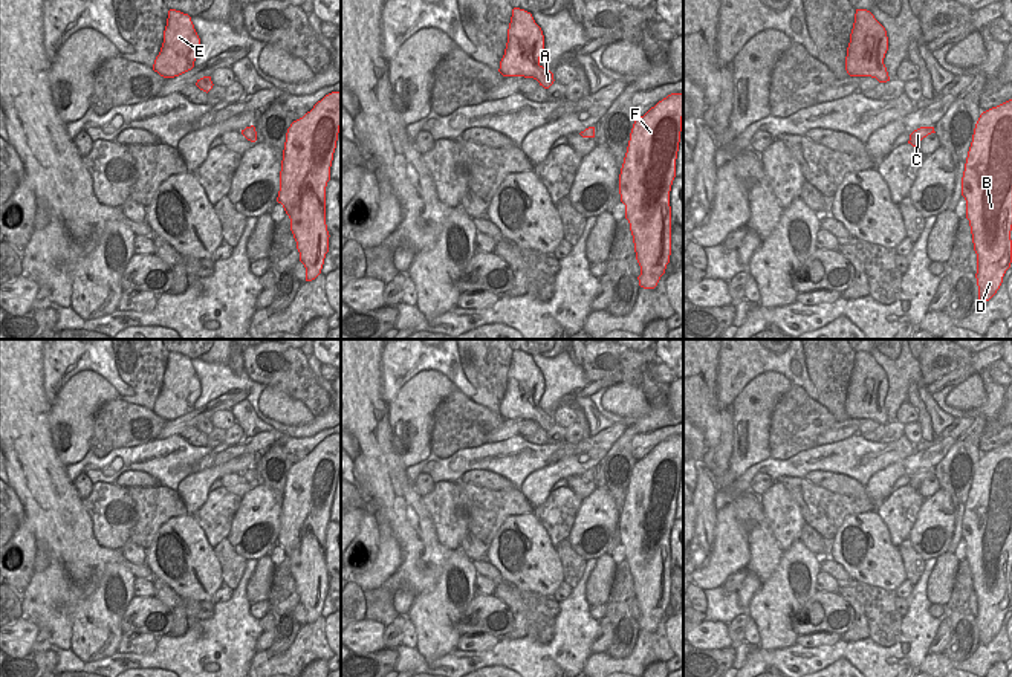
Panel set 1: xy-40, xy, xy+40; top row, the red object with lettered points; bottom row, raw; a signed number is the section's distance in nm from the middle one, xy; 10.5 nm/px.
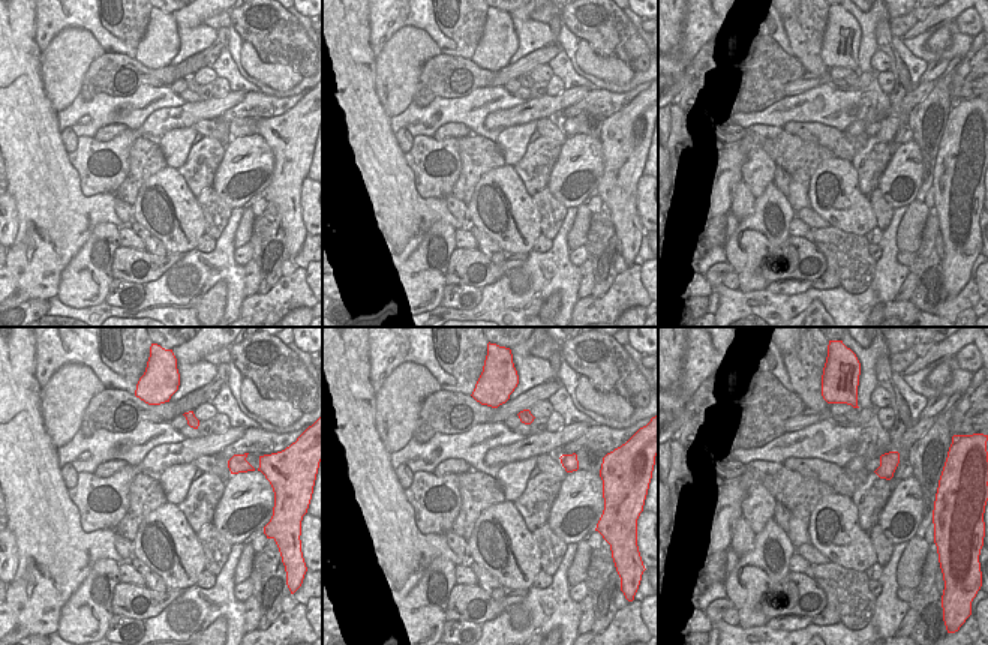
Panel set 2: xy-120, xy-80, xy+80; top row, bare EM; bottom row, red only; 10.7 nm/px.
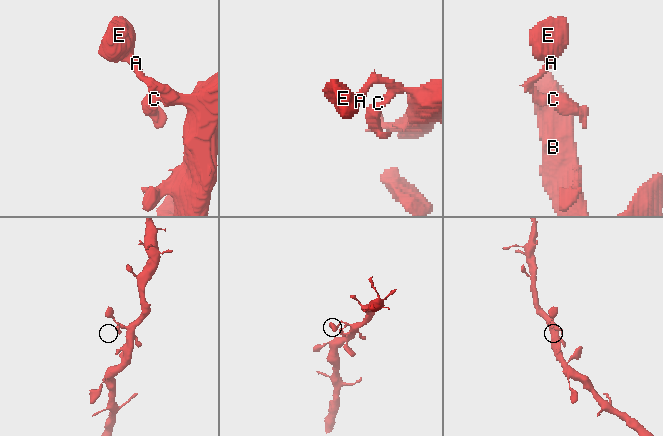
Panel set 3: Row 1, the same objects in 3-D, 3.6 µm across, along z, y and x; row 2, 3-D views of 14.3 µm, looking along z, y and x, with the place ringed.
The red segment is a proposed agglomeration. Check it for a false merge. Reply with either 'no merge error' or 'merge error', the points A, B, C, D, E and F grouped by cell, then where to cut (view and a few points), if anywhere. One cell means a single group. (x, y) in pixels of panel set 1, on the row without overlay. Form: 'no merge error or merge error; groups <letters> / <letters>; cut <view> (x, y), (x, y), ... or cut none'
no merge error; groups A B C D E F; cut none

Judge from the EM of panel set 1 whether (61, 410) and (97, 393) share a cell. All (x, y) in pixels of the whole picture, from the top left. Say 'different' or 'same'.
same

